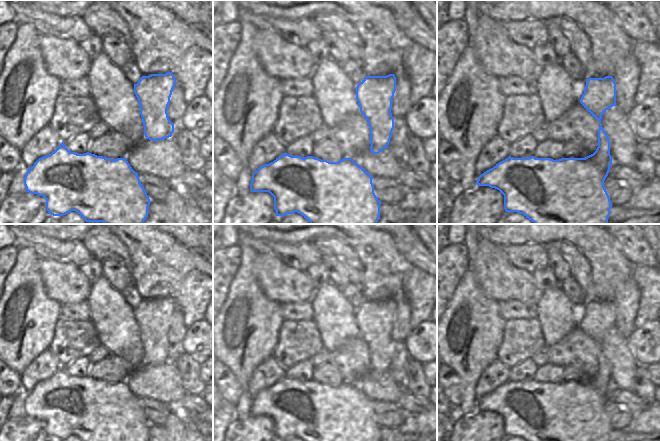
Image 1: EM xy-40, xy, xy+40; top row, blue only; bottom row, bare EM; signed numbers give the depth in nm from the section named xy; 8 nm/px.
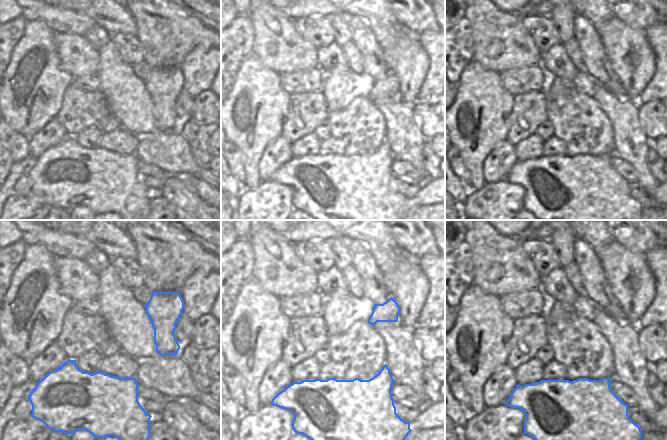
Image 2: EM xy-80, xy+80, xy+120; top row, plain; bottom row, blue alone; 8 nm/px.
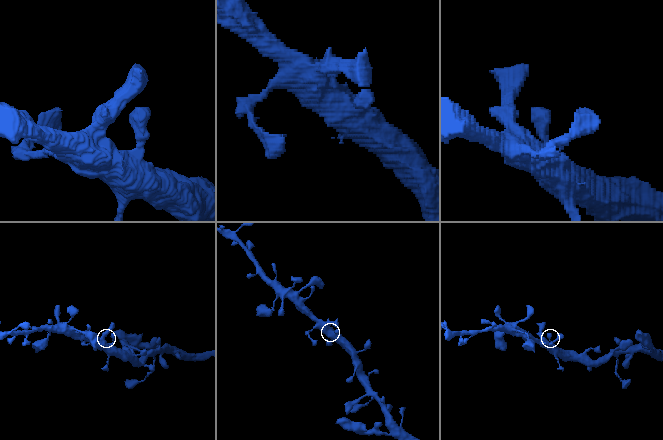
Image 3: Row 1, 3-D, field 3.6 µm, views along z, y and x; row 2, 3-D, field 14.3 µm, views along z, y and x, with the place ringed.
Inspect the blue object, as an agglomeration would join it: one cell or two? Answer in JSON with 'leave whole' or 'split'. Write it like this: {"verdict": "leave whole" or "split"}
{"verdict": "leave whole"}

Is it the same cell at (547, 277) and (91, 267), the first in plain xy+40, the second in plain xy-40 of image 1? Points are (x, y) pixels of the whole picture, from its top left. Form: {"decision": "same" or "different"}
{"decision": "same"}

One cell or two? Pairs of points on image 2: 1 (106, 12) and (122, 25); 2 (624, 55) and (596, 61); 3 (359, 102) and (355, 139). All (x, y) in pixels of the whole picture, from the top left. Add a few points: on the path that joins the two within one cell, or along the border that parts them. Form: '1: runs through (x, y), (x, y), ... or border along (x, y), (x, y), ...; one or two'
1: runs through (110, 15), (118, 21); one
2: border along (599, 36), (609, 66), (619, 79); two
3: runs through (360, 111), (360, 130); one

